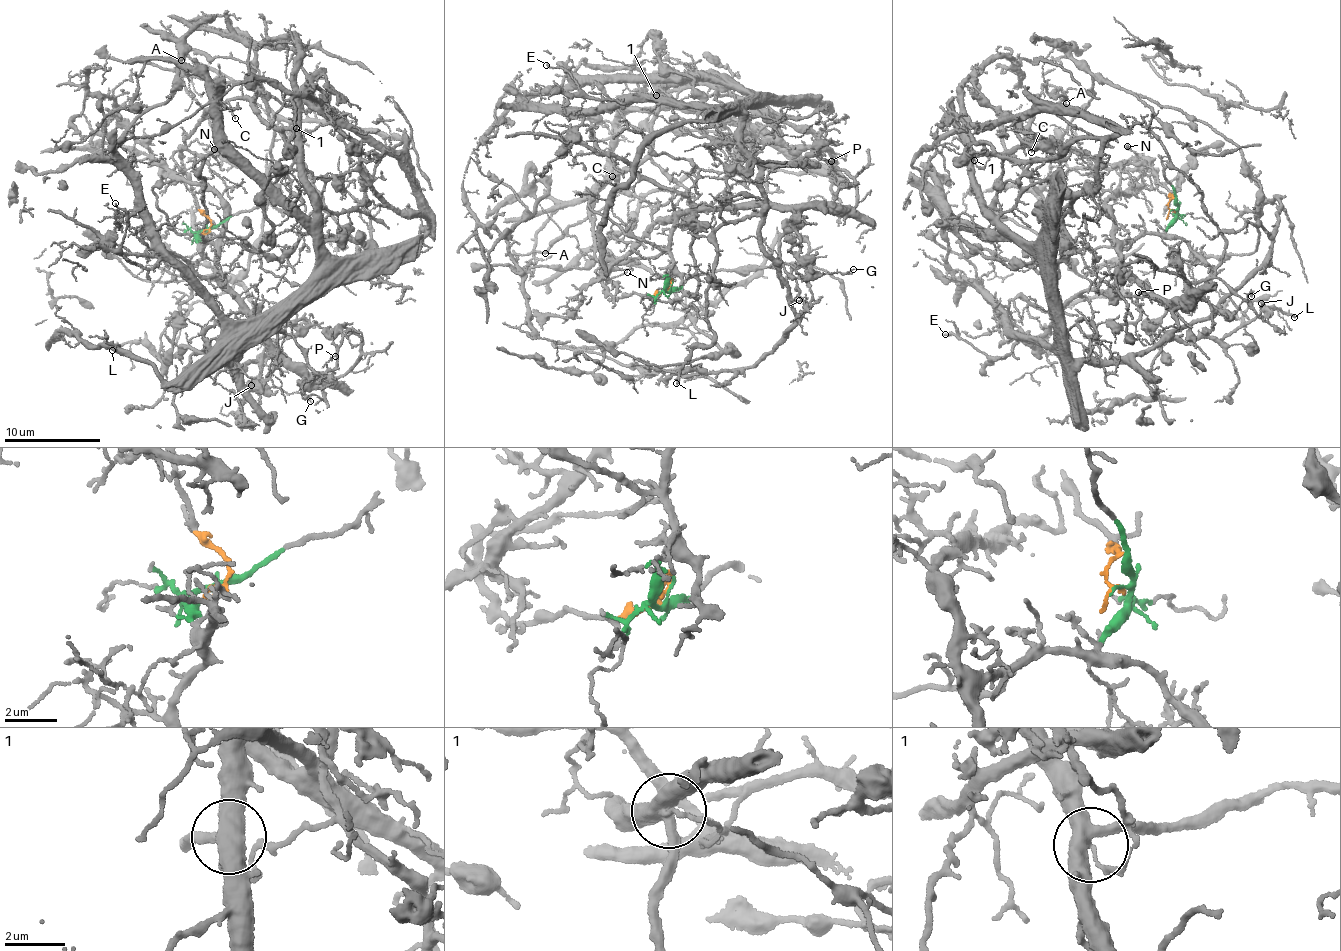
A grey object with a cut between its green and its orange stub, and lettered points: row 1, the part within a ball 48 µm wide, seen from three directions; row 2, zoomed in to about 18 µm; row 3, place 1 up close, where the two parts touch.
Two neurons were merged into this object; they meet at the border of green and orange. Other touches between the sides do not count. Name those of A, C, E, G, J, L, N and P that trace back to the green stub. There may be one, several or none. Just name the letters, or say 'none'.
G, J, P

